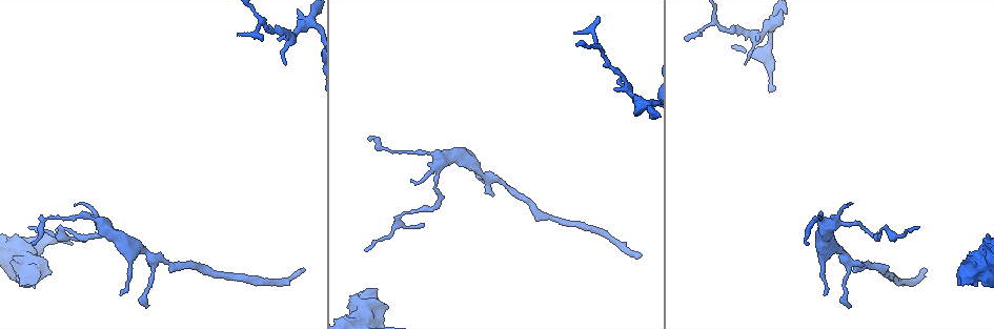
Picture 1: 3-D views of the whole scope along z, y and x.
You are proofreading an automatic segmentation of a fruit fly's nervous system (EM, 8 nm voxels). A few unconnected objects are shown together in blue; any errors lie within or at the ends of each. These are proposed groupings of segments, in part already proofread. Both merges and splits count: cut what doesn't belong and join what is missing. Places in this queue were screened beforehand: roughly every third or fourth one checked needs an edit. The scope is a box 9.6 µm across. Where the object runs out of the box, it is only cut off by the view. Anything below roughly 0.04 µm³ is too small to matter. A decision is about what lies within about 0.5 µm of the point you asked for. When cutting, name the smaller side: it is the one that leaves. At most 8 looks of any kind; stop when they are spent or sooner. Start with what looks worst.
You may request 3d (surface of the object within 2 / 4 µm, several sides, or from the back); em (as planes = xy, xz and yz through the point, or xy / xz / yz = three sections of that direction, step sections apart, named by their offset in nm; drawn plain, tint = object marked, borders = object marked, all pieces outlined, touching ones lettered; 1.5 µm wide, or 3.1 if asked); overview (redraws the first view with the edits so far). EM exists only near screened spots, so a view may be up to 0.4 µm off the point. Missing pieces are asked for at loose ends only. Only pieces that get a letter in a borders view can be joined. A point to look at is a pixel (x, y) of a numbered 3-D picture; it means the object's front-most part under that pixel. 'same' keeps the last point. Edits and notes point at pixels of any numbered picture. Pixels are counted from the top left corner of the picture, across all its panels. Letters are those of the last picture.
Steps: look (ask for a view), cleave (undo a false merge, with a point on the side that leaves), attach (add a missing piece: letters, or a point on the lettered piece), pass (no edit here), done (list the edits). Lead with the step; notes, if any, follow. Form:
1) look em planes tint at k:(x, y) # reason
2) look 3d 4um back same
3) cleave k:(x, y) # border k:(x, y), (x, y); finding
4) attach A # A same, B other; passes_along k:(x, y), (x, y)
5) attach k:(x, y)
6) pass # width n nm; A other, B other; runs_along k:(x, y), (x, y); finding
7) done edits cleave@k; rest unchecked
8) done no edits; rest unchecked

look 3d 4um back at 1:(376, 288) # thick end

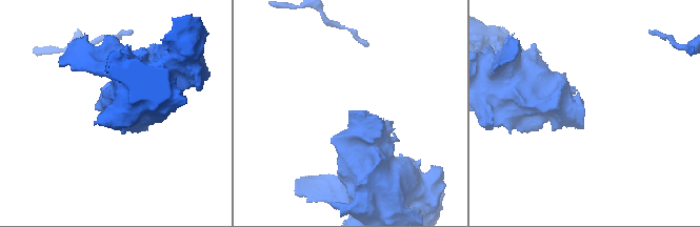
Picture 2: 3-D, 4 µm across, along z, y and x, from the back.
look em planes borders at 2:(350, 112) # shape alone is not enough

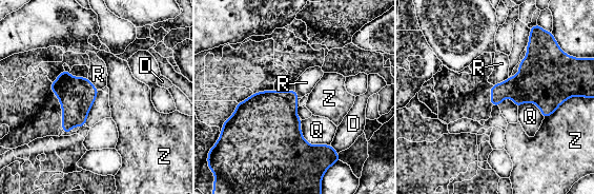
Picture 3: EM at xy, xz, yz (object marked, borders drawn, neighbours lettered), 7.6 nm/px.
pass # D other, Q other, R other, Z other; border 3:(509, 77), (492, 84); no lettered piece goes on from it

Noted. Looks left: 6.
look 3d 2um at 1:(926, 269) # free end

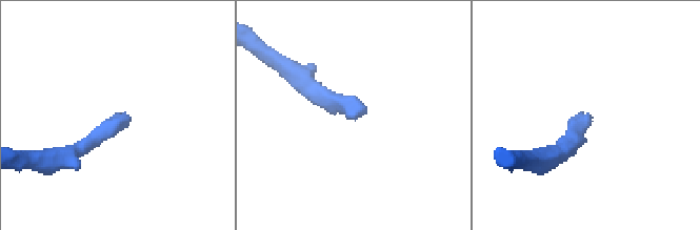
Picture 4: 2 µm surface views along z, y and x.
look em xy step 8 tint at 4:(119, 121) # now the EM

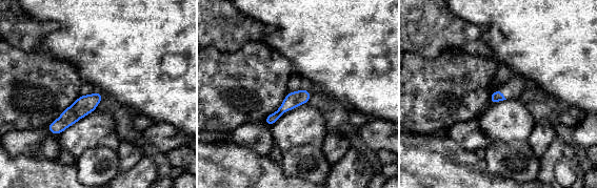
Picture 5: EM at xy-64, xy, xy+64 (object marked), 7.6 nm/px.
look em xy step 8 borders same # what lies round it

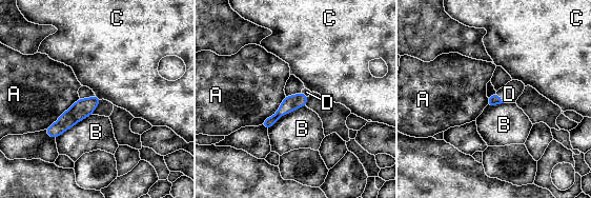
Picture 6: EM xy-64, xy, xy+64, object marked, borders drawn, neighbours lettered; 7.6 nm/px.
attach D # width 90 nm; A other, B other, C other, D same; passes_along 6:(494, 99), (500, 97), (509, 94); it goes on there

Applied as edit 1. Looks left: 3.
look overview

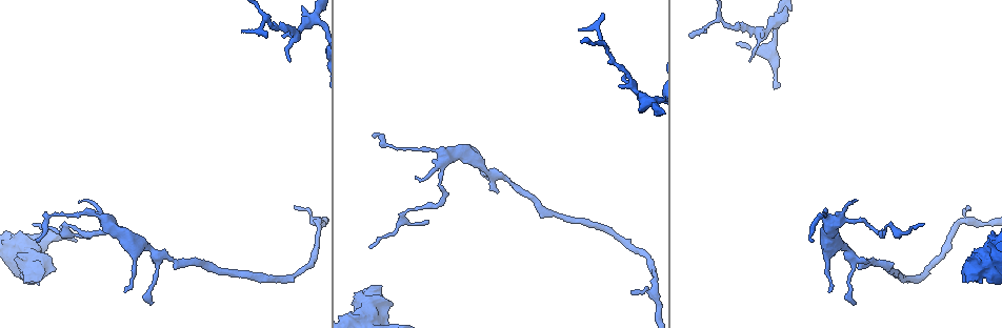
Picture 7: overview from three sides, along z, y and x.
look em xy step 8 tint at 7:(38, 240) # thin end

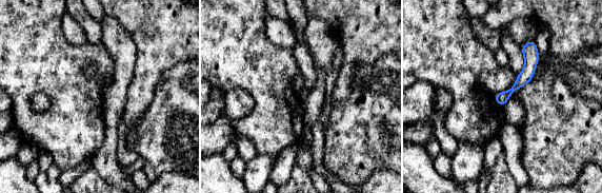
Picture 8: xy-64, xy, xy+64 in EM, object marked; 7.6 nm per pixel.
look em planes borders same # cut it another way

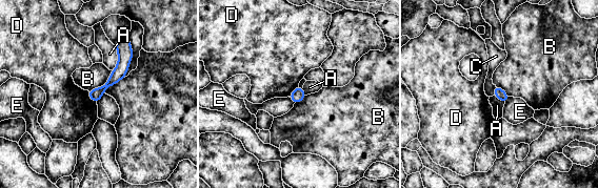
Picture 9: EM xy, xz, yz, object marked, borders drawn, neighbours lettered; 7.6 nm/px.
pass # A other, B other, C other, D other, E other; border 9:(115, 45), (117, 61), (112, 70); no lettered piece goes on from it

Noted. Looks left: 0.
done edits attach@6; rest unchecked

